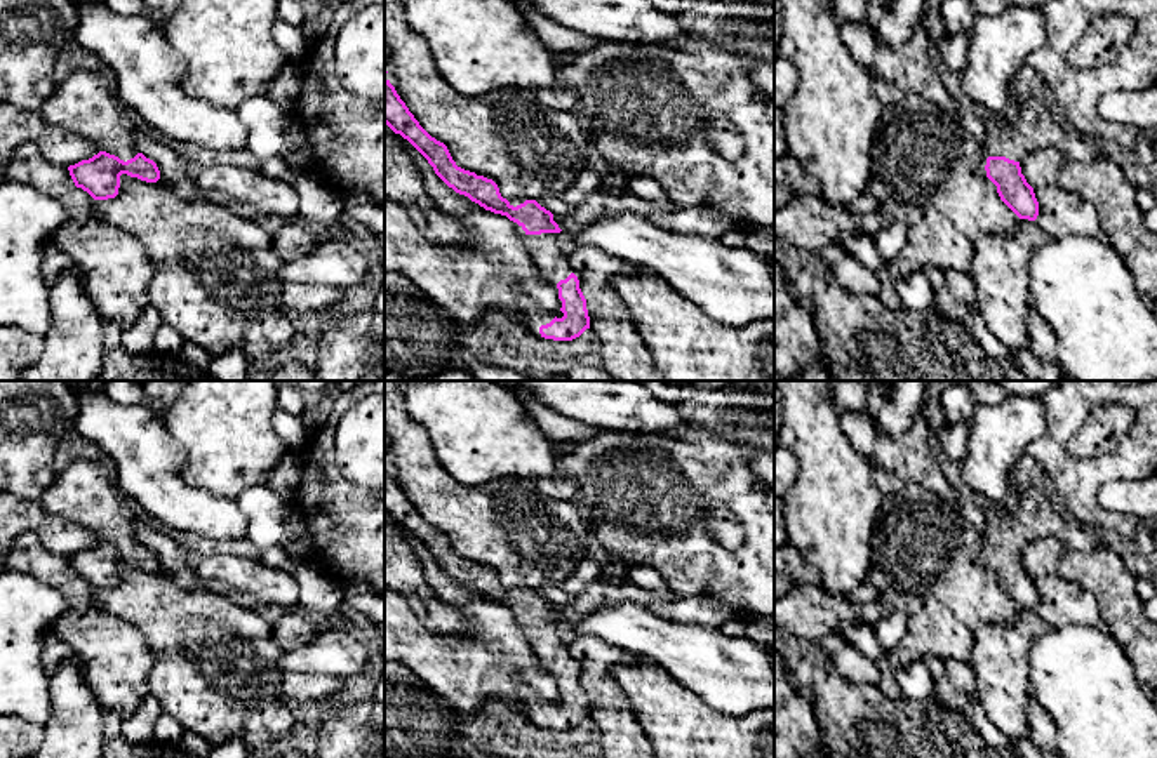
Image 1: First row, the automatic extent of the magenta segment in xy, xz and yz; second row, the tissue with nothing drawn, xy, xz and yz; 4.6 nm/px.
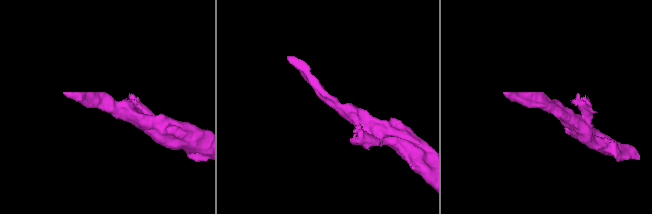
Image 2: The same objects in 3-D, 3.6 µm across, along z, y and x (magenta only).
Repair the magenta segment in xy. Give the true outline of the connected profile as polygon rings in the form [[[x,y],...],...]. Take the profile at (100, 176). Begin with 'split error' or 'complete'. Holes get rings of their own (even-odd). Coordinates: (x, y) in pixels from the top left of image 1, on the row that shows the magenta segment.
split error | [[[77,71],[56,83],[38,113],[99,148],[92,158],[68,167],[75,186],[94,200],[115,198],[122,174],[146,183],[160,179],[157,163],[137,150],[134,116],[101,71]]]

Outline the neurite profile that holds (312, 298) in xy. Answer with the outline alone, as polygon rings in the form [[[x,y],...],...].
[[[284,283],[277,304],[284,311],[317,313],[346,301],[344,289],[322,283]]]

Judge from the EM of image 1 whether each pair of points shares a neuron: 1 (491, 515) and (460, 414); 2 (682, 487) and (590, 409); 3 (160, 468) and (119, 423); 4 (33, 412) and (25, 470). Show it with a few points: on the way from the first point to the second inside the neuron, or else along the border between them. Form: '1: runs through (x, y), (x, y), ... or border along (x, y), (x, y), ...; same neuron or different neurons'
1: border along (444, 468), (461, 484), (522, 478); different neurons
2: border along (602, 428), (628, 428), (653, 433); different neurons
3: runs through (150, 458), (127, 433); same neuron
4: runs through (25, 426), (25, 456); same neuron

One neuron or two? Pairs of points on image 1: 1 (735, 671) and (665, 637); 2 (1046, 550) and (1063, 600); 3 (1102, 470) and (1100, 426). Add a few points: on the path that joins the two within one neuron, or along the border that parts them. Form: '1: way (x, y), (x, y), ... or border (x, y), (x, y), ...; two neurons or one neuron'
1: way (717, 668), (682, 649); one neuron
2: border (1034, 578), (1060, 576), (1077, 583), (1091, 595); two neurons
3: border (1131, 426), (1095, 458), (1065, 449); two neurons

